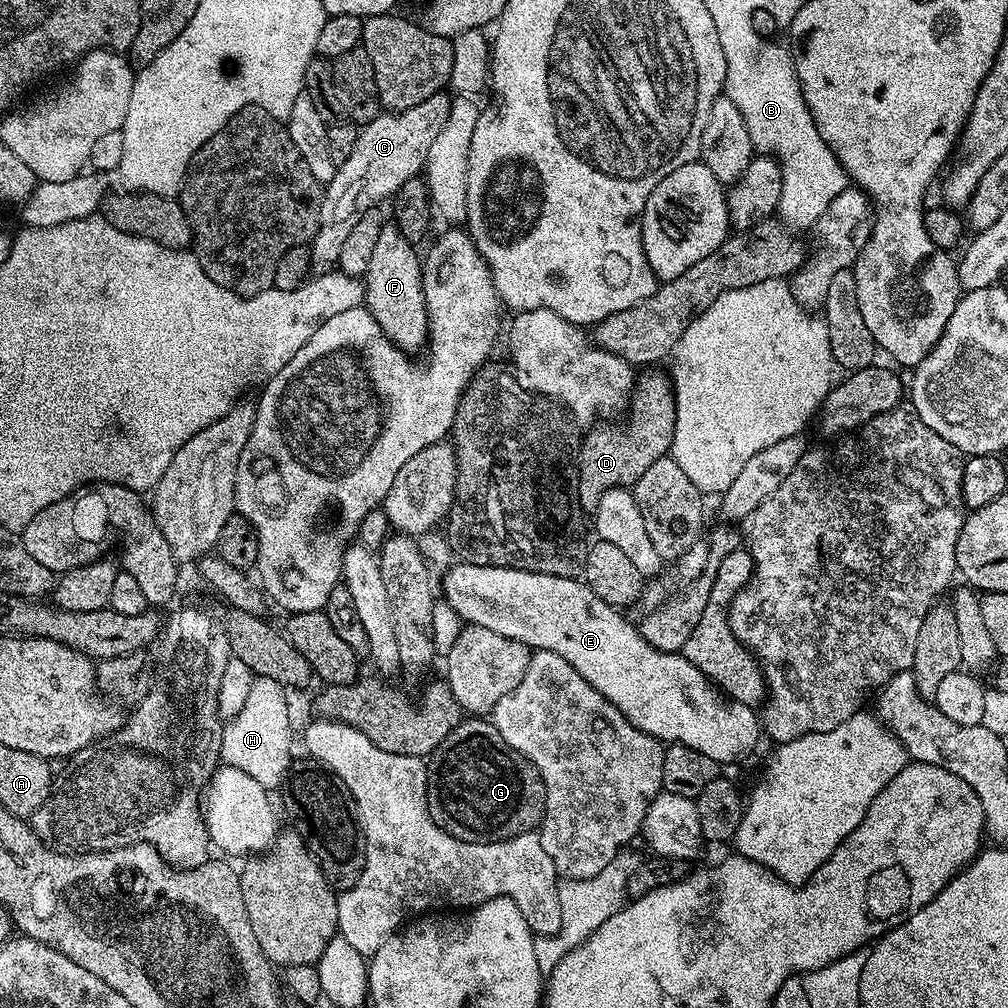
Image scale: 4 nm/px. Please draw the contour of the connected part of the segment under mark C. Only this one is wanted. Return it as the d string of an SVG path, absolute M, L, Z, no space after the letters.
M447 91L434 94L418 106L410 106L405 112L384 112L375 116L369 124L363 125L357 131L354 150L350 150L350 158L346 162L338 165L334 178L324 188L322 198L322 210L320 211L320 225L316 231L316 236L310 241L310 251L312 253L311 271L316 274L333 271L340 263L342 254L342 242L346 242L346 237L350 235L350 230L354 227L354 222L362 218L366 210L383 205L389 198L395 197L397 190L410 178L421 175L426 154L430 154L430 145L434 138L446 126L446 118L450 118L450 108L453 97Z

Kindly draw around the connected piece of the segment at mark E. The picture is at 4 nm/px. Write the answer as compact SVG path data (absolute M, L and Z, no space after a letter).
M456 562L444 576L443 599L461 621L486 626L486 630L494 630L494 634L502 634L502 638L514 638L514 642L522 642L530 650L553 652L558 658L566 658L566 662L570 662L570 666L574 666L574 670L578 670L578 674L582 674L582 678L586 678L586 682L590 682L590 686L594 686L594 690L609 700L631 724L665 745L685 744L690 750L706 754L706 758L714 758L716 764L727 766L746 759L752 747L762 740L761 721L749 705L720 704L721 693L694 662L681 653L659 652L650 646L635 623L627 624L617 609L602 602L602 598L594 595L579 579Z

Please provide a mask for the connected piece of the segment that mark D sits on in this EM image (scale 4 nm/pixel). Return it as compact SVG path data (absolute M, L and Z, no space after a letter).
M660 370L649 371L652 372L649 376L641 375L637 379L636 387L632 389L631 401L626 409L628 421L625 422L624 428L597 427L592 430L597 430L597 432L592 432L589 436L587 433L583 437L578 457L578 498L580 507L585 513L595 513L603 492L611 488L631 489L638 482L638 478L642 478L642 474L646 474L646 470L650 470L650 466L658 462L658 458L671 453L676 425L676 393L672 390L671 379L665 373L663 376L662 373L656 371Z

